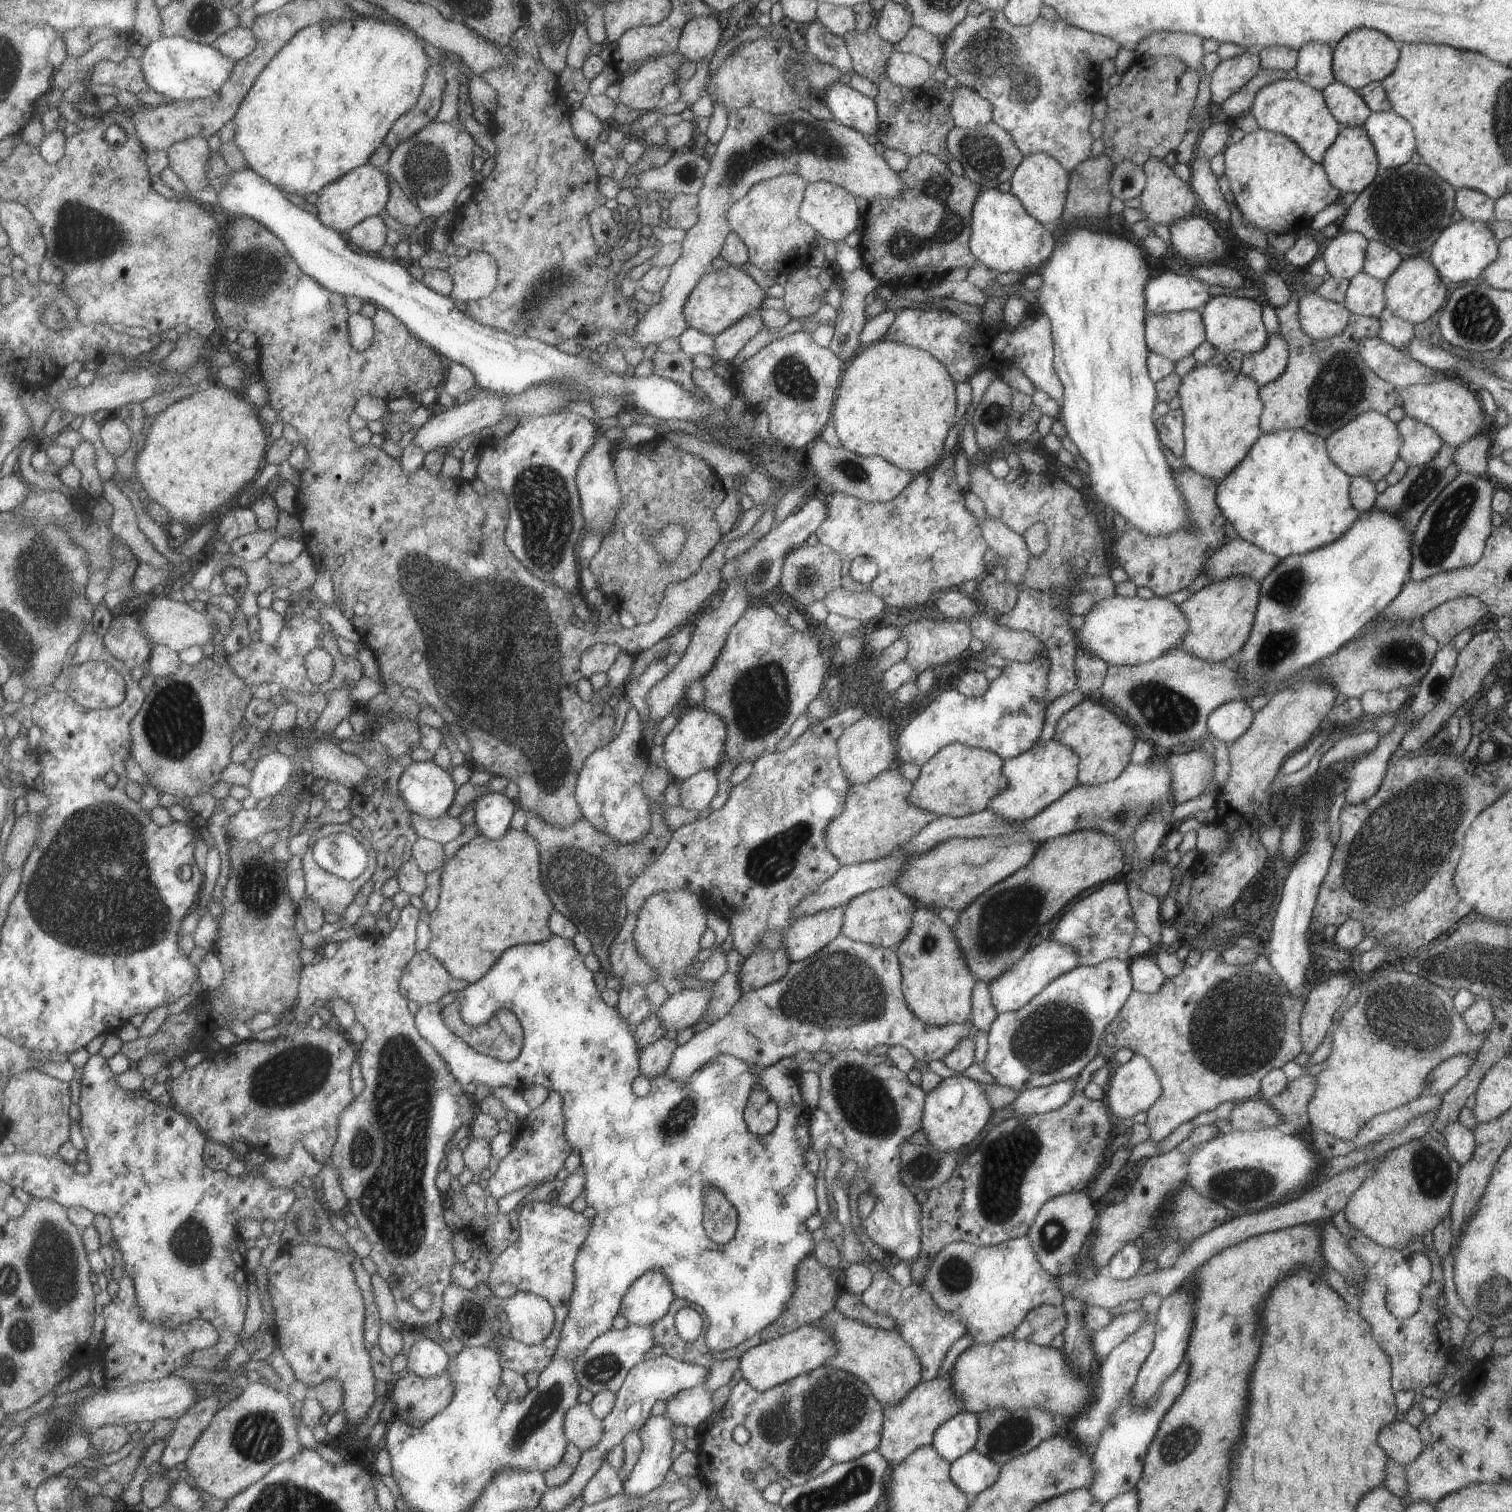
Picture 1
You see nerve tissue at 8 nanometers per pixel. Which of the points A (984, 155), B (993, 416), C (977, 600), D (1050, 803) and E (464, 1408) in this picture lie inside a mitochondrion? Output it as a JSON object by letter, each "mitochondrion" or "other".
{"A":"mitochondrion","B":"mitochondrion","C":"other","D":"other","E":"other"}

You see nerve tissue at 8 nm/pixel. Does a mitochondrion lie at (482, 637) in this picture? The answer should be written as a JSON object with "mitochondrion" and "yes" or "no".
{"mitochondrion":"yes"}

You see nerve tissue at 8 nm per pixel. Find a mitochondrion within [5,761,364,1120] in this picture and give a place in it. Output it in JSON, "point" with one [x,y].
{"point":[95,892]}

